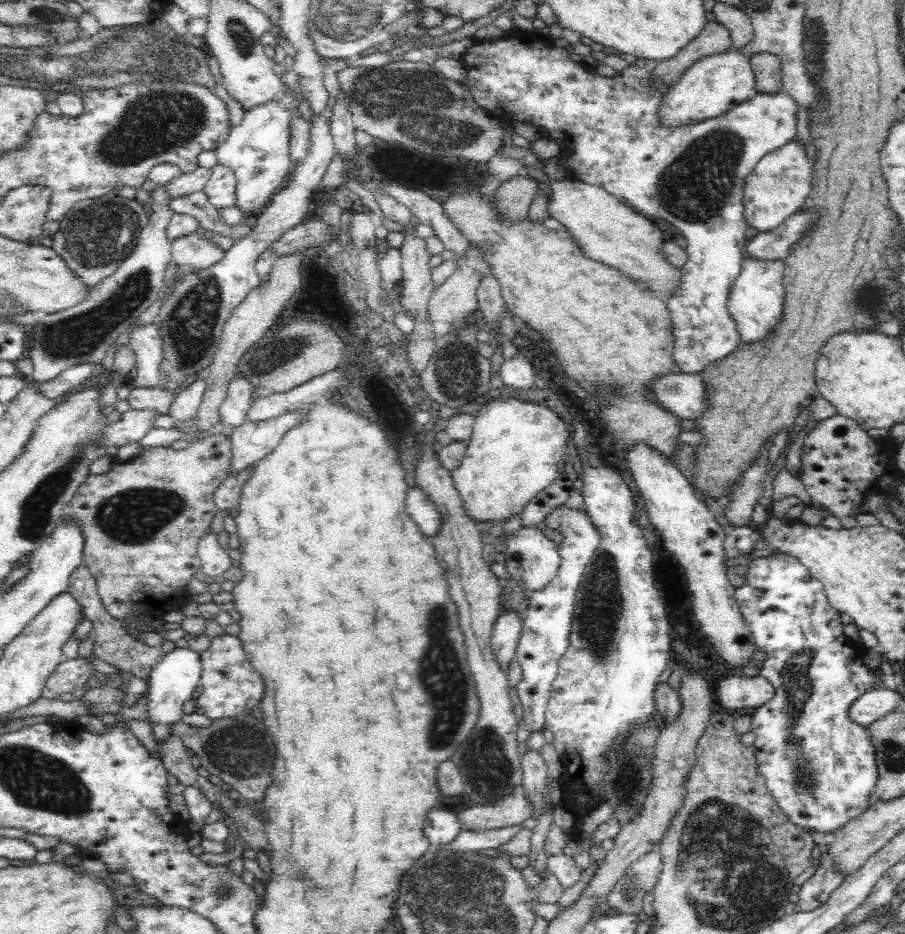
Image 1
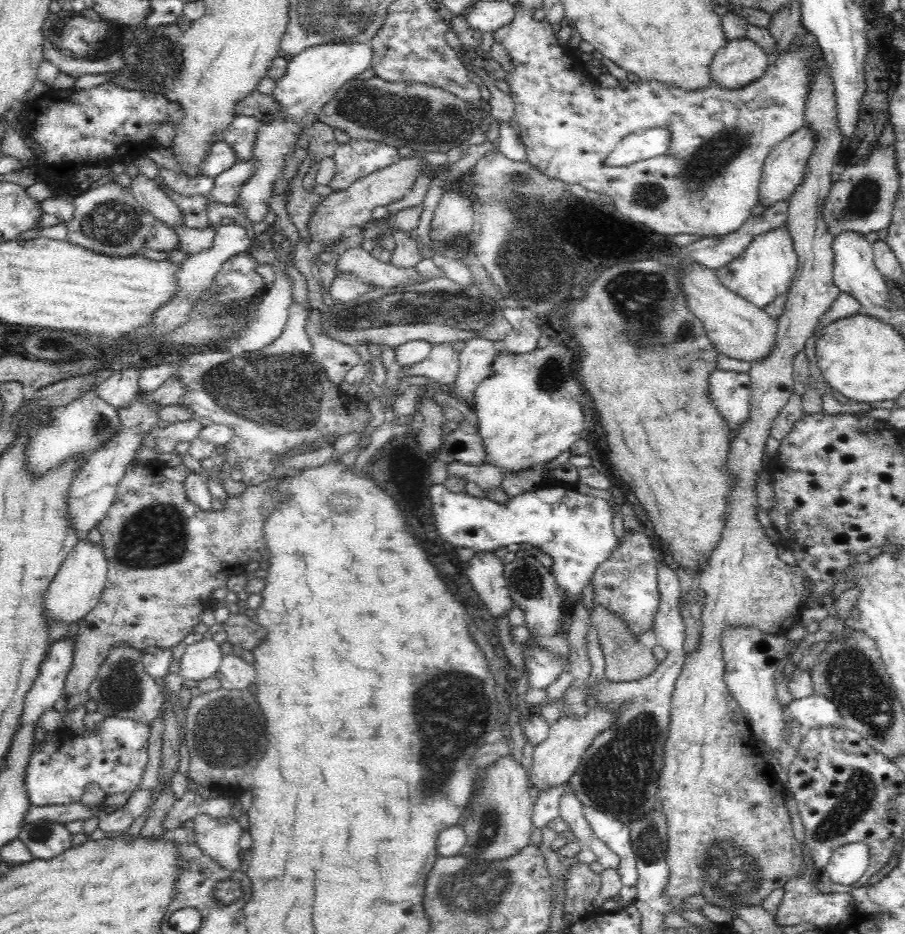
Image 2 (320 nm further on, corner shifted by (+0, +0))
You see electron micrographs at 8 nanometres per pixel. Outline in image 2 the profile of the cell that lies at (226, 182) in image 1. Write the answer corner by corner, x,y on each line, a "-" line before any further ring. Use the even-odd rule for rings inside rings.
236,115
223,134
223,141
234,149
238,161
251,160
255,147
255,132
262,122
255,116

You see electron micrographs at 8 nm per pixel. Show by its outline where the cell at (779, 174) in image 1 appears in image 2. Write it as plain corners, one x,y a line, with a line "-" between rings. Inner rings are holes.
804,124
800,130
796,130
788,138
779,142
770,151
762,167
762,176
759,184
759,202
765,206
776,205
780,201
788,201
794,189
802,182
805,168
815,147
815,132

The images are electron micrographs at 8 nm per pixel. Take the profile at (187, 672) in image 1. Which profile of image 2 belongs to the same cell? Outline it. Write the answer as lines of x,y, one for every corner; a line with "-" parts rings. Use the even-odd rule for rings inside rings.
206,639
188,645
179,659
177,672
184,680
204,680
218,673
223,652
221,644
214,639

